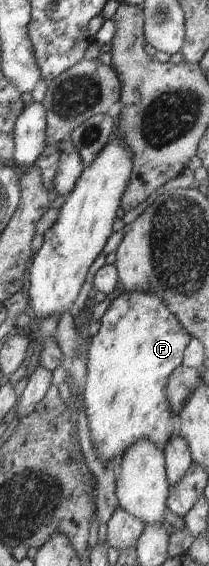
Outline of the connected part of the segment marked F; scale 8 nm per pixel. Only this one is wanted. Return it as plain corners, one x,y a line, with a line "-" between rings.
124,290
112,300
99,321
99,330
92,336
88,346
87,376
82,398
98,457
102,461
116,460
117,457
121,460
125,450
141,439
149,439
153,444
166,444
173,435
178,434
178,417
168,407
164,390
169,375
182,364
190,336
156,294
140,290

